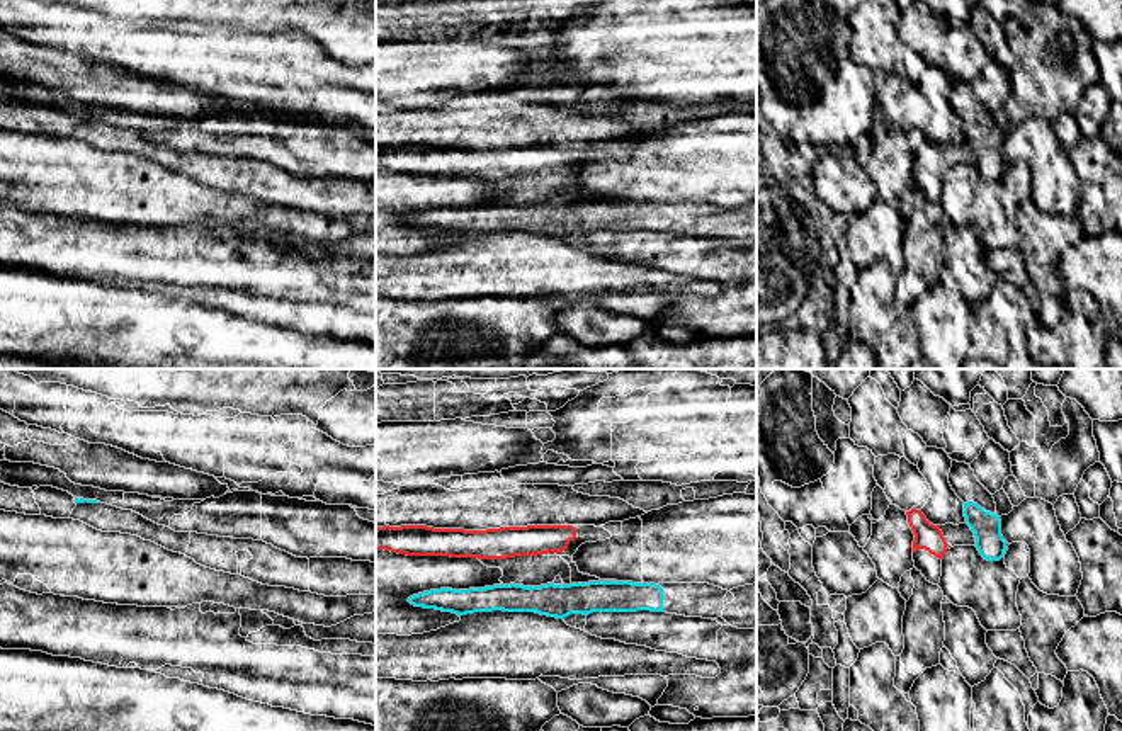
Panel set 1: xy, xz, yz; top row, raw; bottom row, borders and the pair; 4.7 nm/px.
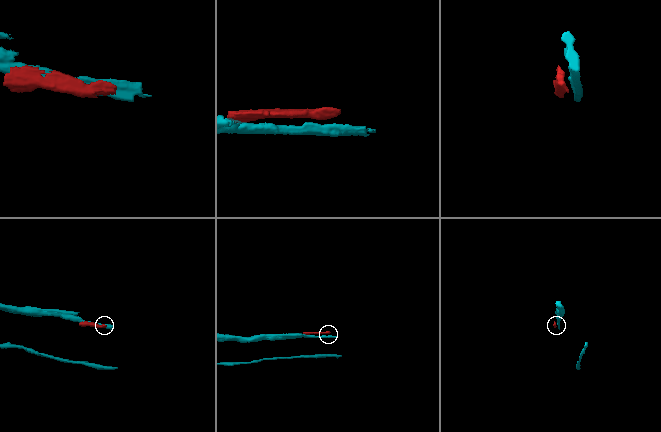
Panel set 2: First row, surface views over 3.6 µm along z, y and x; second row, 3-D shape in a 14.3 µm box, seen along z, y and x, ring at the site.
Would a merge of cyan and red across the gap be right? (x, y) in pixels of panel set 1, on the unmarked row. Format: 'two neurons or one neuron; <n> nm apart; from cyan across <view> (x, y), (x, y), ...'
two neurons; 120 nm apart; from cyan across xz (510, 203), (505, 177)

